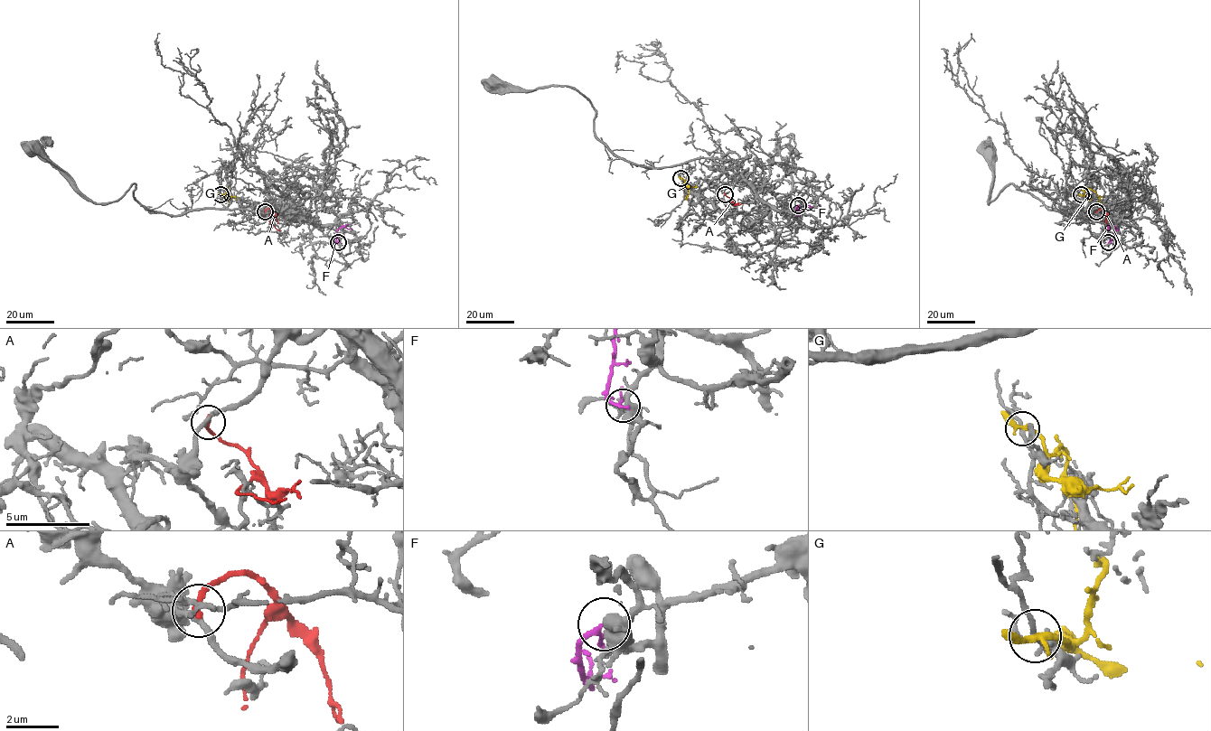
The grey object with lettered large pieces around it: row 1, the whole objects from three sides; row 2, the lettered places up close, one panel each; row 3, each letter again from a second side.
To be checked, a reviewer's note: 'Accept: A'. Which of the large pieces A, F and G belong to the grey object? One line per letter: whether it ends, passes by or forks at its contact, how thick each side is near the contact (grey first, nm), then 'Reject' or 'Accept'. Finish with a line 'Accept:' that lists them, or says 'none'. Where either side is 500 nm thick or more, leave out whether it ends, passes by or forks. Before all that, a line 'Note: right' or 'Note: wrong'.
Note: wrong
A: It ends there. Thickness 200 nm (grey) against 240 nm. Reject
F: It passes by. Thickness 400 nm (grey) against 140 nm. Reject
G: It passes by. Thickness 190 nm (grey) against 280 nm. Reject
Accept: none

